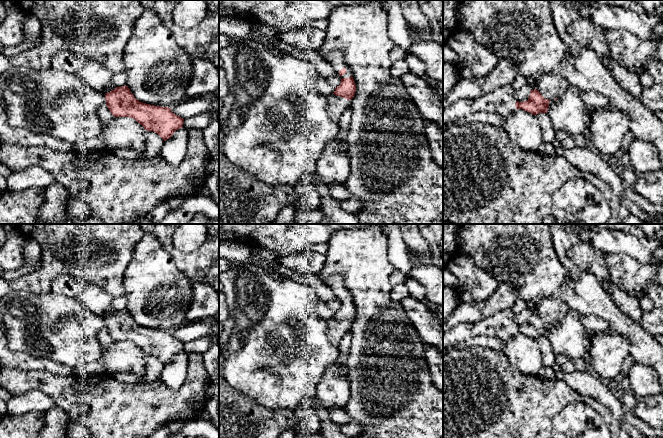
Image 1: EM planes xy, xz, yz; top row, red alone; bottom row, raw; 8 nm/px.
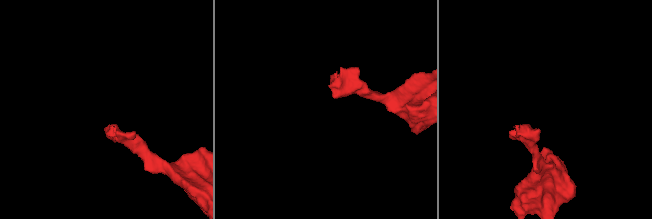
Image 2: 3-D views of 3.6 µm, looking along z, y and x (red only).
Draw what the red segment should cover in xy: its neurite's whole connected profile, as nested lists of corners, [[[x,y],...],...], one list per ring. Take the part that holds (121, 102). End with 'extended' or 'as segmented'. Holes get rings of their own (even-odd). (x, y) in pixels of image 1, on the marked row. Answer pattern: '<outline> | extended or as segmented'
[[[110,83],[105,91],[108,109],[114,117],[135,119],[146,131],[157,133],[164,141],[183,127],[184,119],[171,111],[171,108],[140,102],[125,85],[115,87]]] | extended

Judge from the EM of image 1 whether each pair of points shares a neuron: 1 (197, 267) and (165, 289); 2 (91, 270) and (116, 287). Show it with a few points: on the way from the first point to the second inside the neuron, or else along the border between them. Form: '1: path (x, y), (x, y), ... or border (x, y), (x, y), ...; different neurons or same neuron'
1: border (172, 256), (175, 265), (191, 281); different neurons
2: path (98, 270), (101, 270), (110, 280); same neuron

